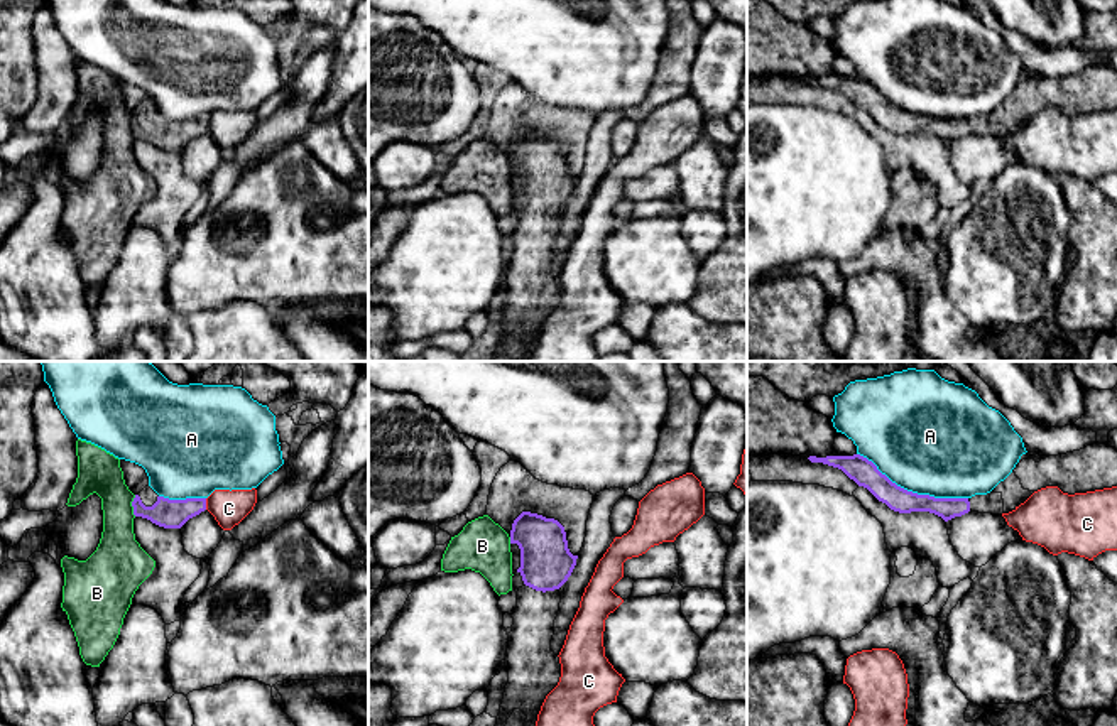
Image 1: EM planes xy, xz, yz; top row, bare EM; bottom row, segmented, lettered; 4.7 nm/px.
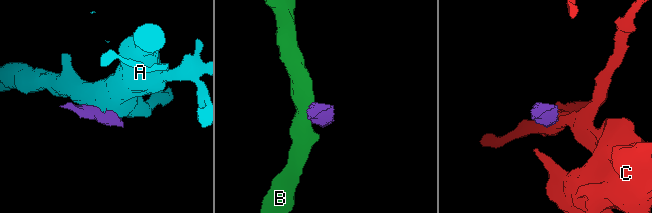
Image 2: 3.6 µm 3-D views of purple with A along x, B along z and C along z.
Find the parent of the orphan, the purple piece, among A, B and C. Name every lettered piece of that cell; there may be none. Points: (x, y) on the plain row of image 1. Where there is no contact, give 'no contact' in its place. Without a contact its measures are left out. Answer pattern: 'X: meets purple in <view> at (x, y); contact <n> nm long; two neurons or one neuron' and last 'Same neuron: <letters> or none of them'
A: meets purple in yz at (911, 113); contact 550 nm long; two neurons
B: meets purple in xy at (132, 127); contact 100 nm long; two neurons
C: meets purple in xy at (205, 125); contact 60 nm long; two neurons
Same neuron: none of them

